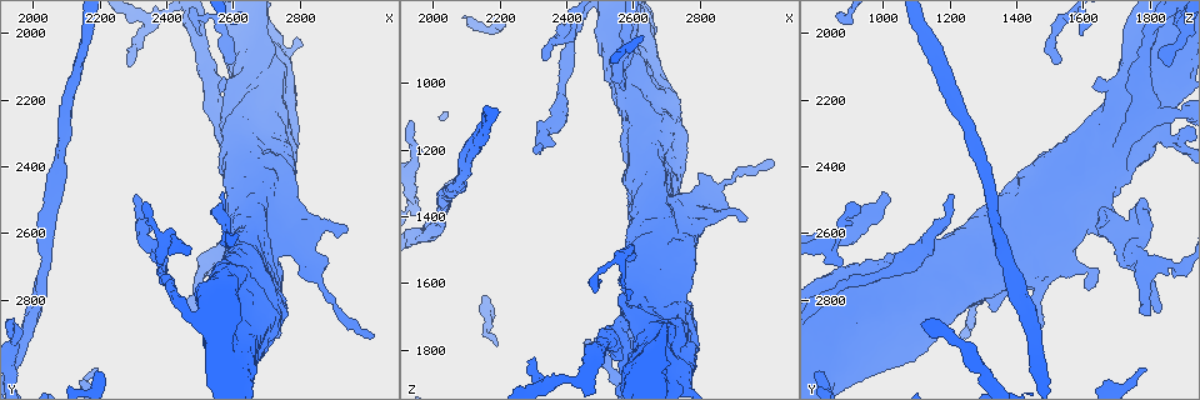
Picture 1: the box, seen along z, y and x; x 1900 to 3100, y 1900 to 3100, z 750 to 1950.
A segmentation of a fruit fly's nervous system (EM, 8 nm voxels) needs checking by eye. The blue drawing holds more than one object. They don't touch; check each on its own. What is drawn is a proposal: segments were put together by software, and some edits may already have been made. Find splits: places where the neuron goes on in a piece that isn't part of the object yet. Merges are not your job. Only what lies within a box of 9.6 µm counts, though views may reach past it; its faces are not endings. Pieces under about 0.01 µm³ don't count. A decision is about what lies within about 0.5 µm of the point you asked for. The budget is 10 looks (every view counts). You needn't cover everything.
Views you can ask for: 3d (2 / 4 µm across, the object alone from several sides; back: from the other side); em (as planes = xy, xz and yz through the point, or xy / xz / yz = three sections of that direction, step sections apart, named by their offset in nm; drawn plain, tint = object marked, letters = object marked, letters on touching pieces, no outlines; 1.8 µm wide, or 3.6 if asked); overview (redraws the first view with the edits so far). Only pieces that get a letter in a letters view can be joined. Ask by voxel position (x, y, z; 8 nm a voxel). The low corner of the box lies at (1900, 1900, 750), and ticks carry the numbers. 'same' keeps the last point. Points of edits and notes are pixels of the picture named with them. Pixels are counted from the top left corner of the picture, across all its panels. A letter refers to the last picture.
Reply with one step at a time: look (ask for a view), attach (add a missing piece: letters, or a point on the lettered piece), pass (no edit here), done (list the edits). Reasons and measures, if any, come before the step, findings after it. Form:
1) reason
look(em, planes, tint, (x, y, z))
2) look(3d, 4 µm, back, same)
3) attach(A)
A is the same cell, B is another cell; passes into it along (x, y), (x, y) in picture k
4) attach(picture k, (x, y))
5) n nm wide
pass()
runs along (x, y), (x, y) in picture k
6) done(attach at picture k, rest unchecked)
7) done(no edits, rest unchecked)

look(3d, 4 µm, (2380, 2690, 870))

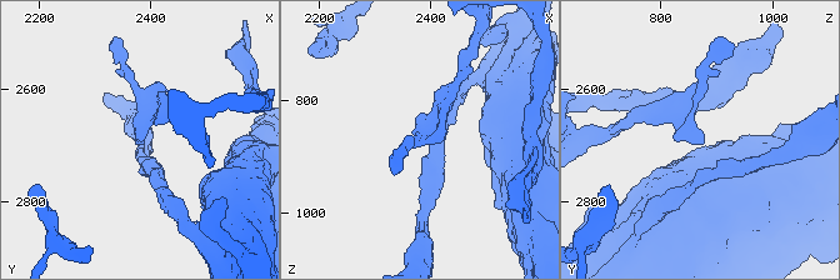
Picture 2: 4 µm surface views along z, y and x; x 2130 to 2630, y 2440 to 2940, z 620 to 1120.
need the tissue
look(em, planes, letters, (2385, 2685, 880))

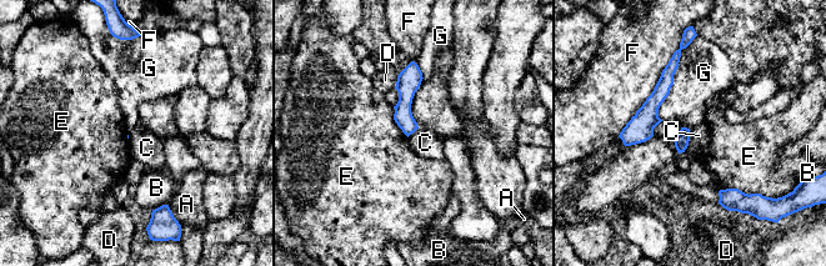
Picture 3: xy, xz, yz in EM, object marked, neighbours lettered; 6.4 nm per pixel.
pass()
A, B, C, D, E, F and G are other cells; border along (690, 129), (689, 145), (684, 151) in picture 3; none of them fits

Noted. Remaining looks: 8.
tapers out
look(em, planes, tint, (2570, 2480, 1000))

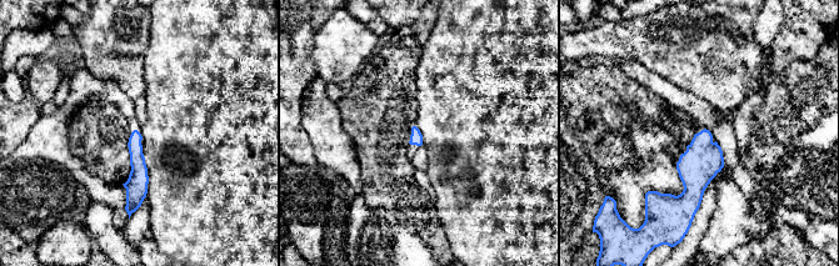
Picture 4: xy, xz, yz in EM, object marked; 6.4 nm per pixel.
see the neighbours
look(em, planes, letters, same)

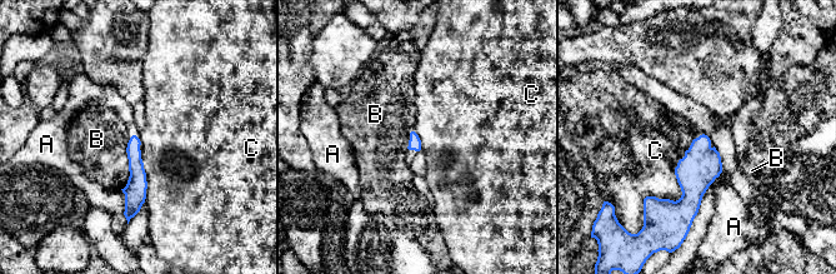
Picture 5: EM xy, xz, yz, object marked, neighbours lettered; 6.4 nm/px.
pass()
A, B and C are other cells; runs along (134, 139), (135, 197), (128, 213) in picture 5; none of them fits

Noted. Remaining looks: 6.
an open end
look(3d, 4 µm, (2310, 2490, 1210))

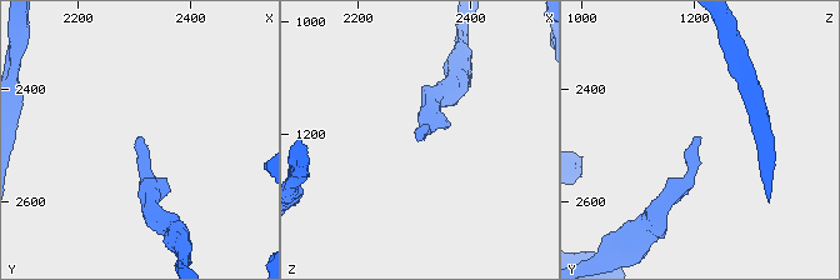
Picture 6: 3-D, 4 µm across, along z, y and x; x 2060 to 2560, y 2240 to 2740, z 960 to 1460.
look(em, planes, letters, (2315, 2480, 1210))

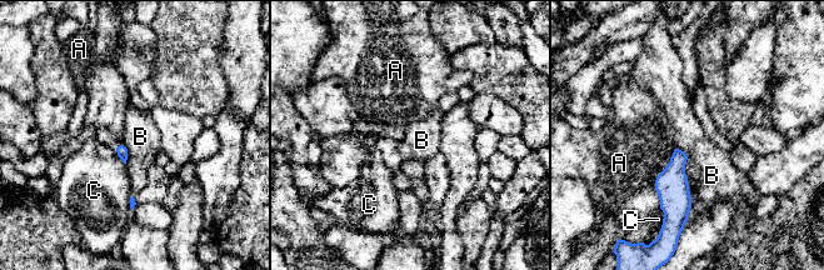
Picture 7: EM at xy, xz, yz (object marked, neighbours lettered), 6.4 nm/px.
pass()
A, B and C are other cells; none of them fits

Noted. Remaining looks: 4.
an open end
look(3d, 2 µm, (2190, 3010, 1780))

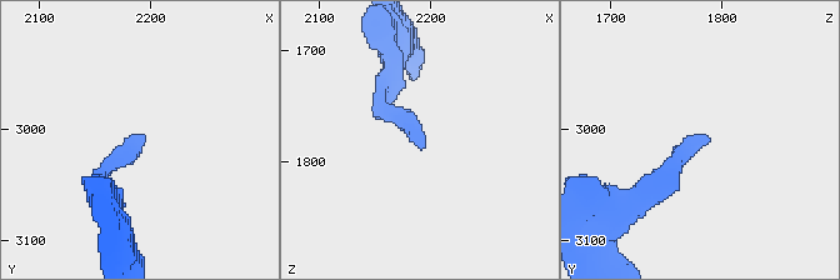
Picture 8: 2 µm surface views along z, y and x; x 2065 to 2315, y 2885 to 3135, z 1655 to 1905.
need the tissue
look(em, planes, letters, (2194, 3008, 1786))

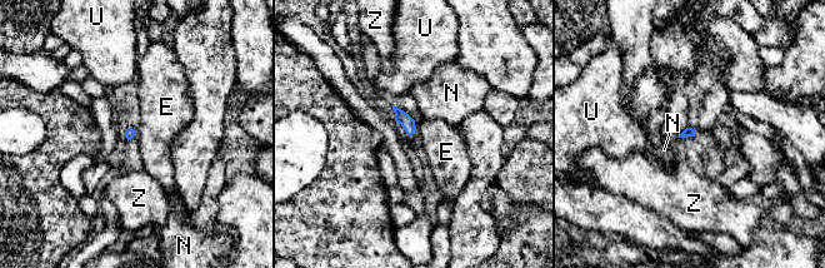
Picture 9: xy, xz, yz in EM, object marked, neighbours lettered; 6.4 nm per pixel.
pass()
E, N, U and Z are other cells; border along (415, 128), (416, 132) in picture 9; none of them fits

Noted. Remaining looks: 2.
done(no edits, rest unchecked)

